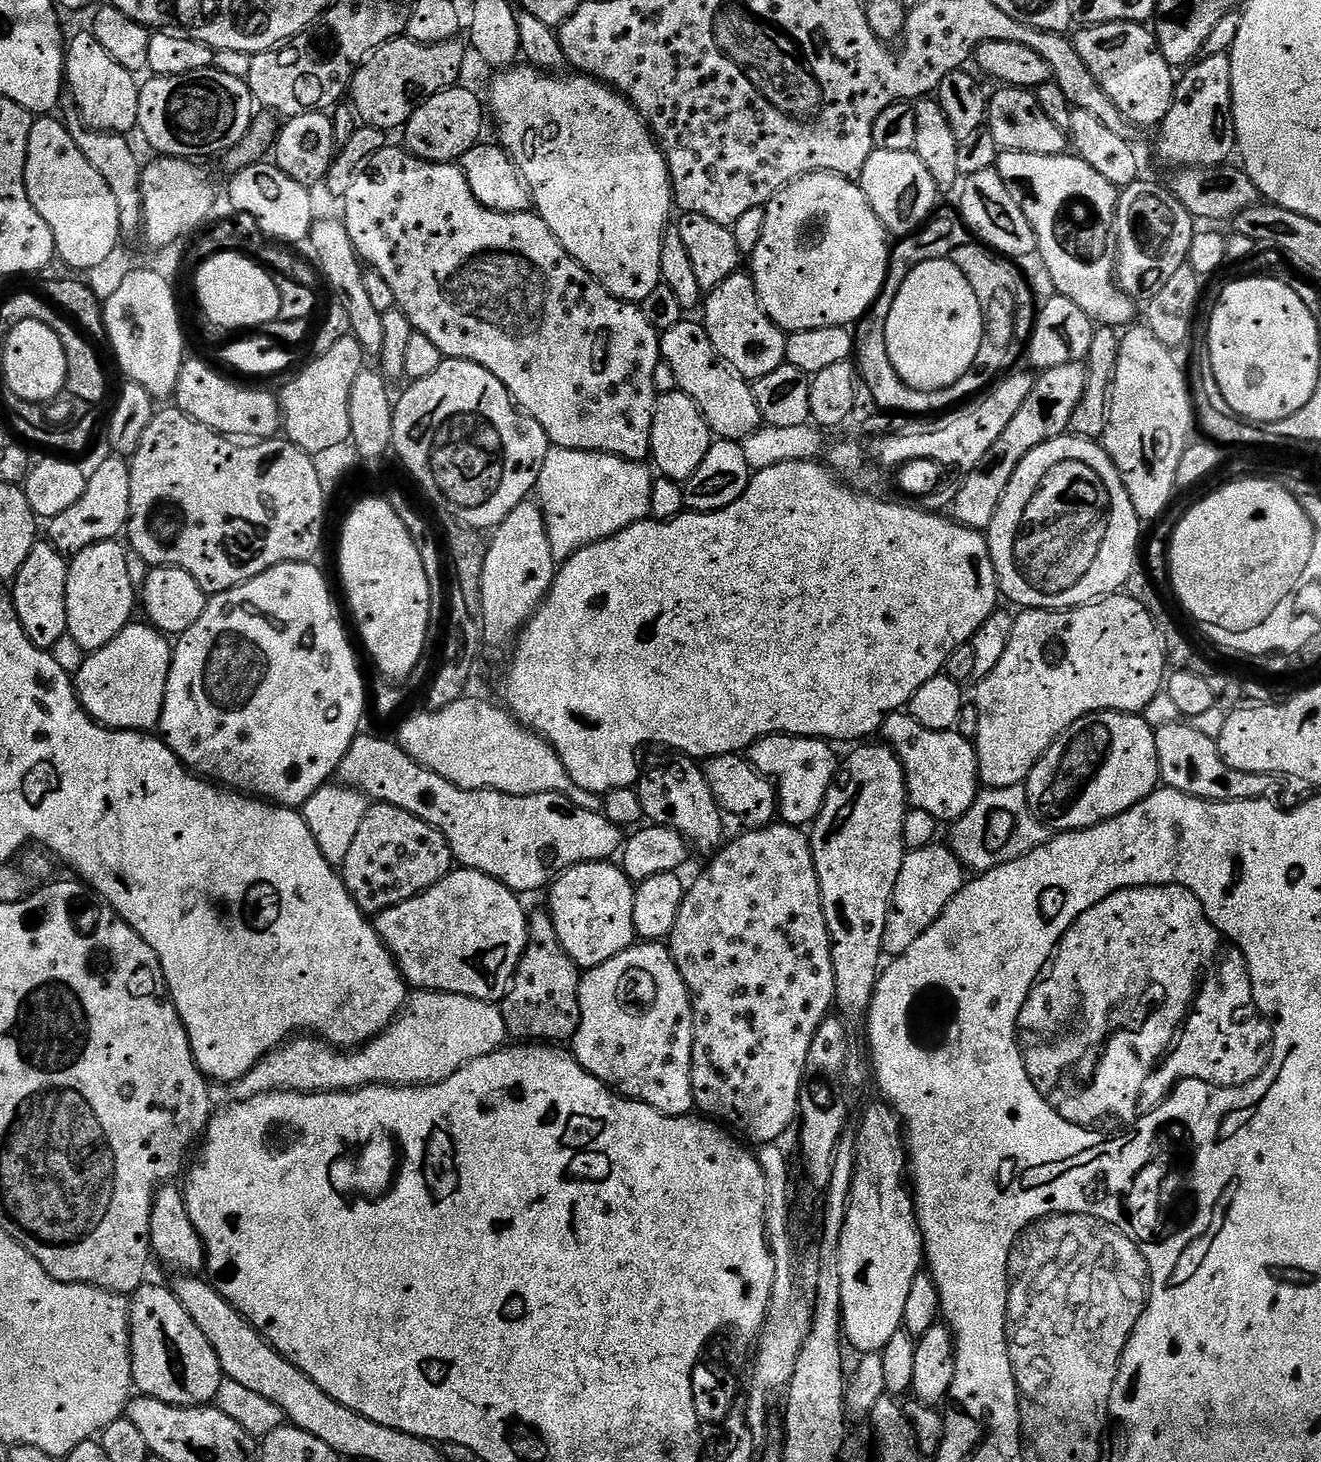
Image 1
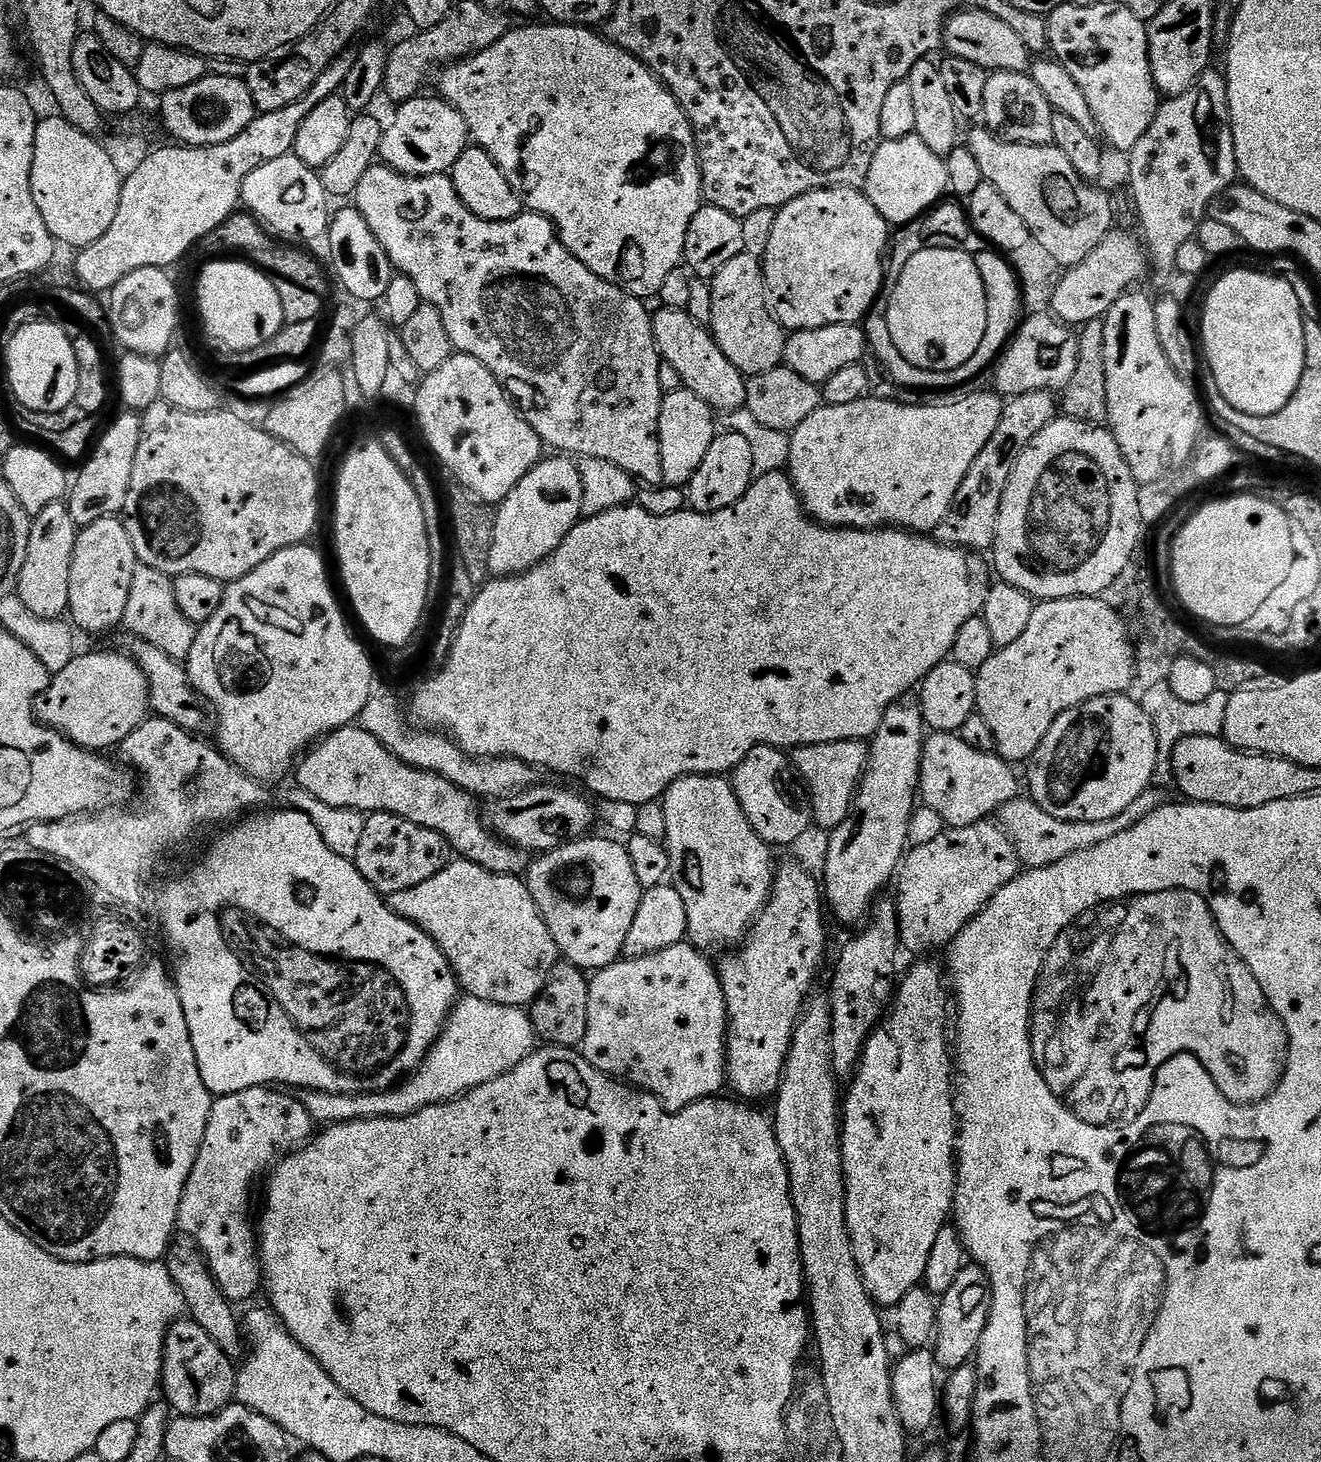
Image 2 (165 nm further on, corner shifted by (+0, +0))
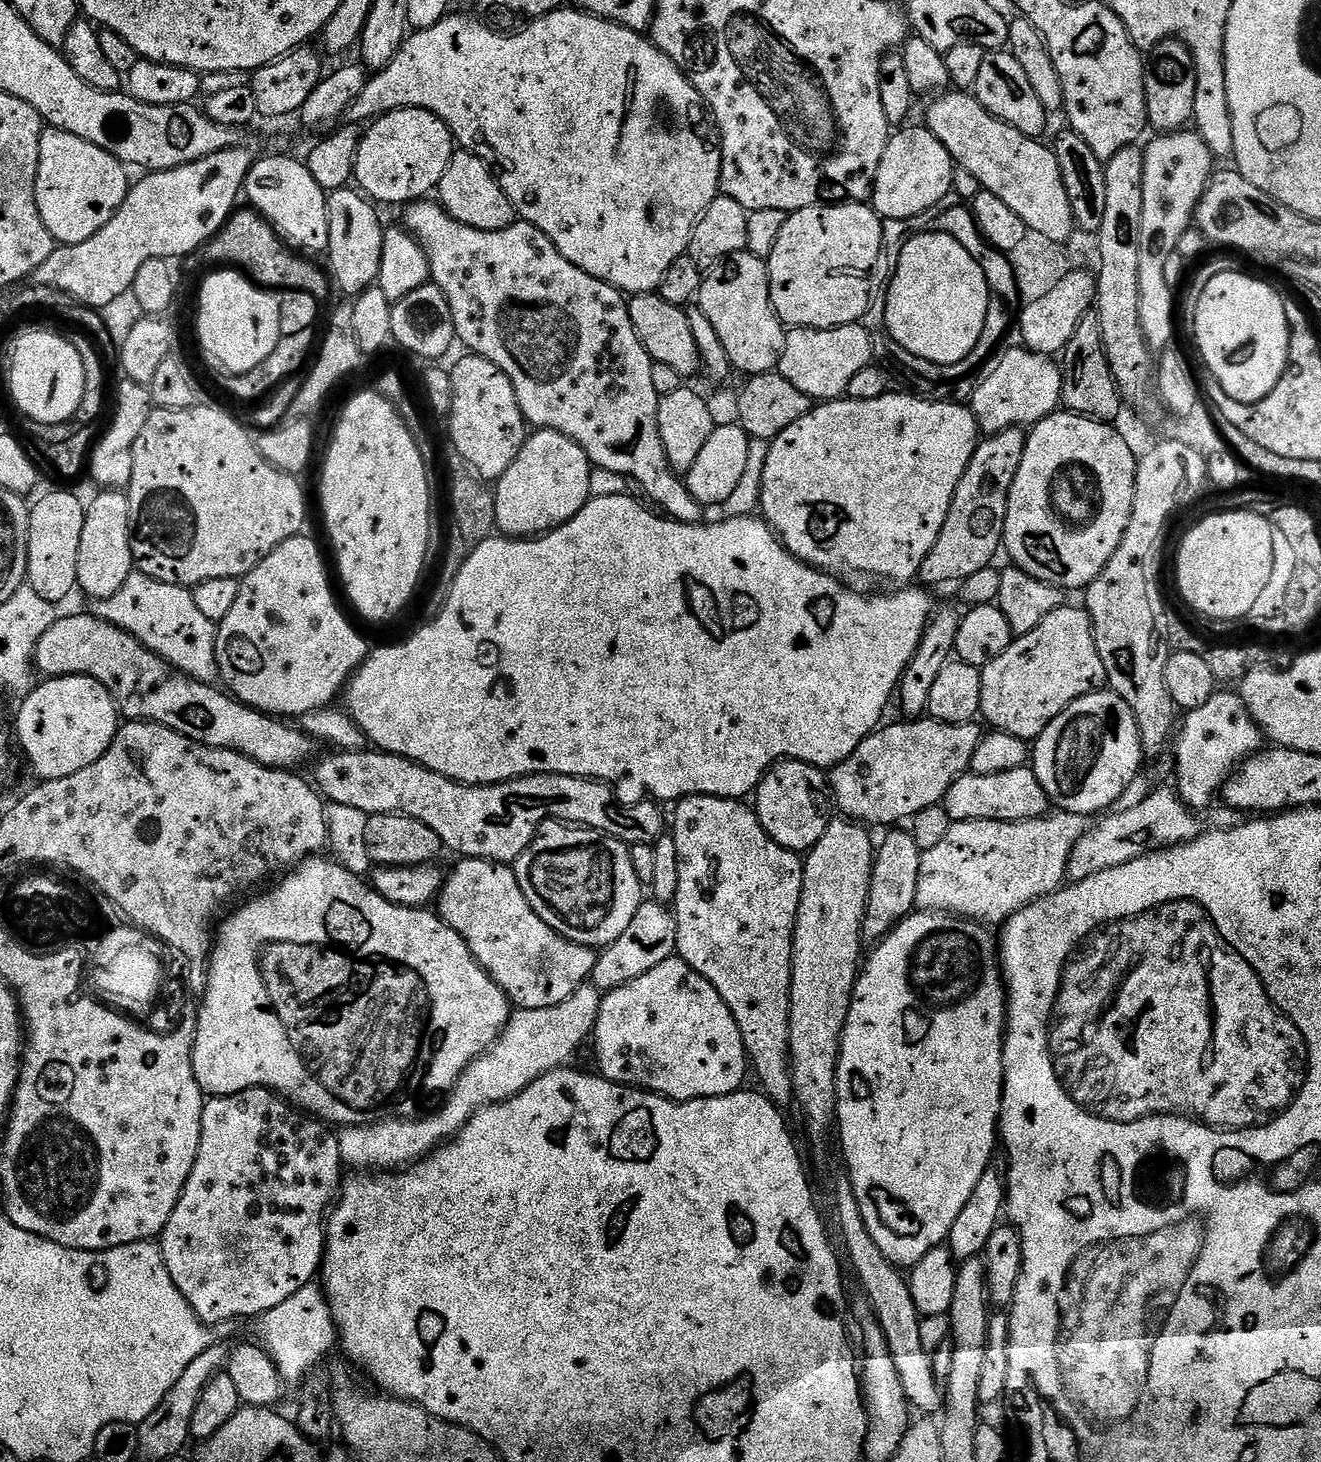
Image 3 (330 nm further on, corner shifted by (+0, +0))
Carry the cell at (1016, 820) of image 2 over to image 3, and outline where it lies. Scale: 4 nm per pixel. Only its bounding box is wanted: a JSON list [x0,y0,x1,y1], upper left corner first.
[1067,787,1206,882]

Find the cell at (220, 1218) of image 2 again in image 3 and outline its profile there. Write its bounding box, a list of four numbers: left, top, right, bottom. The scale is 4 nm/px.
[159,1088,342,1326]

